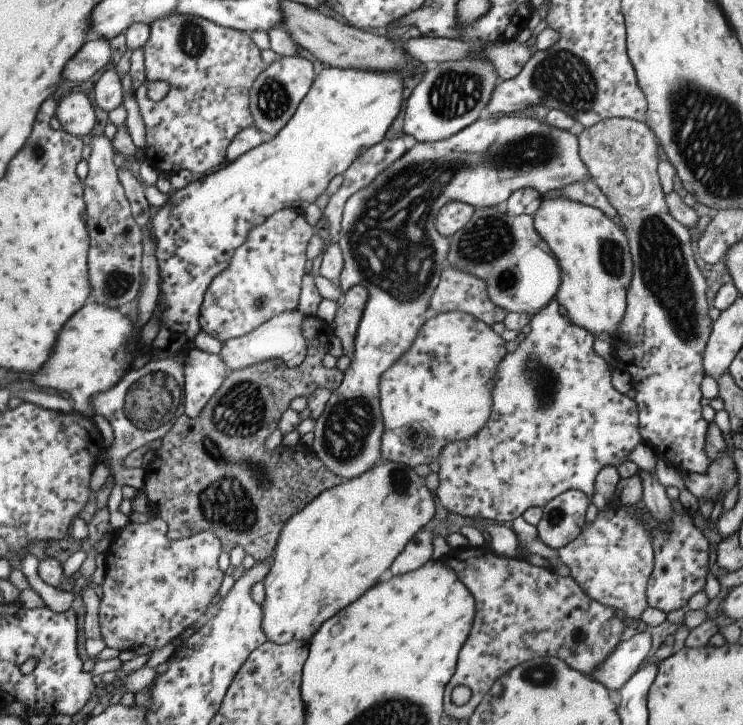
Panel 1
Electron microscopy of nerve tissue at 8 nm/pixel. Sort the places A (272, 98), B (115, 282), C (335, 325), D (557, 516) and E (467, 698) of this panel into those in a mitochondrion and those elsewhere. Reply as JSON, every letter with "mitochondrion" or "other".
{"A":"mitochondrion","B":"mitochondrion","C":"other","D":"mitochondrion","E":"other"}

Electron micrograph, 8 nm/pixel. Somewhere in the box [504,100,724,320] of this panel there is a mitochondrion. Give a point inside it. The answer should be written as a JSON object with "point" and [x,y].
{"point":[610,257]}

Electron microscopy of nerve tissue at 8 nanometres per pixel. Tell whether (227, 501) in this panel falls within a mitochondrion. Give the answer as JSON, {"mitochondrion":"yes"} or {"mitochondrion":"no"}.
{"mitochondrion":"yes"}

